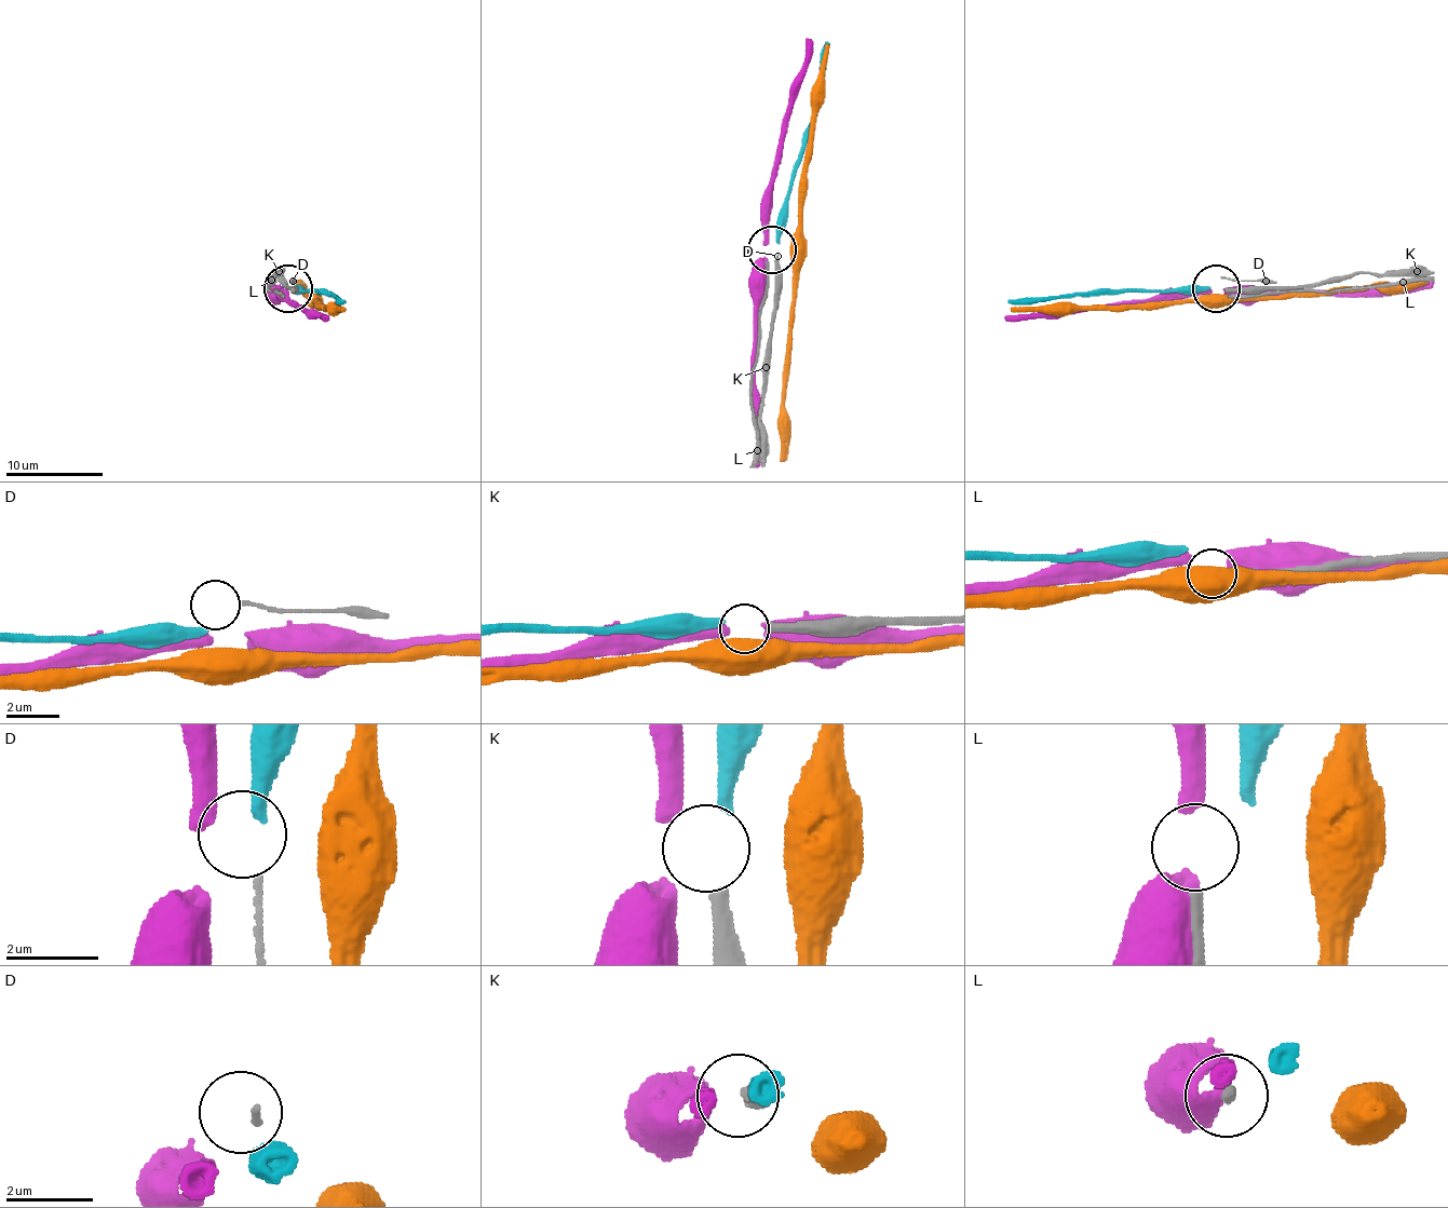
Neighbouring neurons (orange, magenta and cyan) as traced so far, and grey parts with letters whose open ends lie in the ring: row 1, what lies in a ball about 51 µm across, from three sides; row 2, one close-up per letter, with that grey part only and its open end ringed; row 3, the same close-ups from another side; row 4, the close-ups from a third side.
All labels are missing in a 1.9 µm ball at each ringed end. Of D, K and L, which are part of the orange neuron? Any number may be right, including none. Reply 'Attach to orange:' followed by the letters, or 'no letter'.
Attach to orange: no letter

